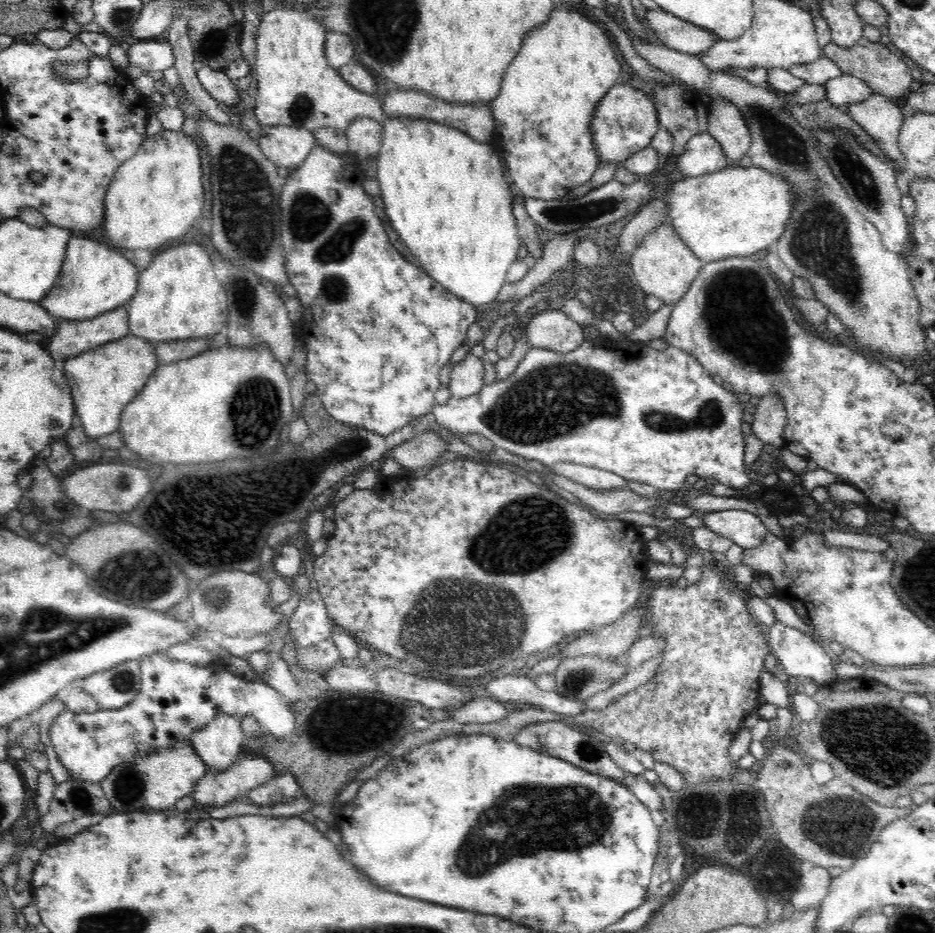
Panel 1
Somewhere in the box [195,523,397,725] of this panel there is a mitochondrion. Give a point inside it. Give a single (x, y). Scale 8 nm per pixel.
(217, 596)

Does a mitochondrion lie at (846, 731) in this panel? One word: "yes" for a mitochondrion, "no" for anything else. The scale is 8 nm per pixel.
yes

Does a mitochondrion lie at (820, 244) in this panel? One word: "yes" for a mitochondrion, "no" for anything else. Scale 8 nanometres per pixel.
yes

